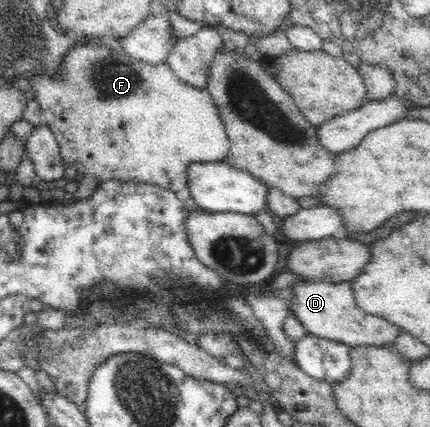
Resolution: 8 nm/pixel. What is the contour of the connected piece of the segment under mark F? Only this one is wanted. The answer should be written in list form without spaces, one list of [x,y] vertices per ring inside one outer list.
[[[95,42],[84,43],[82,45],[76,44],[73,49],[68,50],[64,54],[64,57],[61,59],[61,67],[57,69],[57,72],[53,76],[52,74],[36,75],[34,79],[30,79],[30,87],[36,101],[40,104],[41,117],[43,119],[42,124],[50,128],[60,146],[62,162],[67,167],[69,165],[76,165],[78,173],[84,176],[96,178],[98,186],[103,185],[106,181],[118,180],[118,182],[122,183],[154,183],[160,188],[165,188],[167,191],[177,192],[189,185],[188,174],[190,164],[224,162],[226,159],[225,155],[229,153],[229,136],[226,135],[217,104],[214,103],[210,92],[206,88],[198,89],[184,83],[176,77],[176,74],[174,74],[168,64],[154,65],[144,63],[130,57],[124,50],[120,50],[120,48],[110,49]]]

